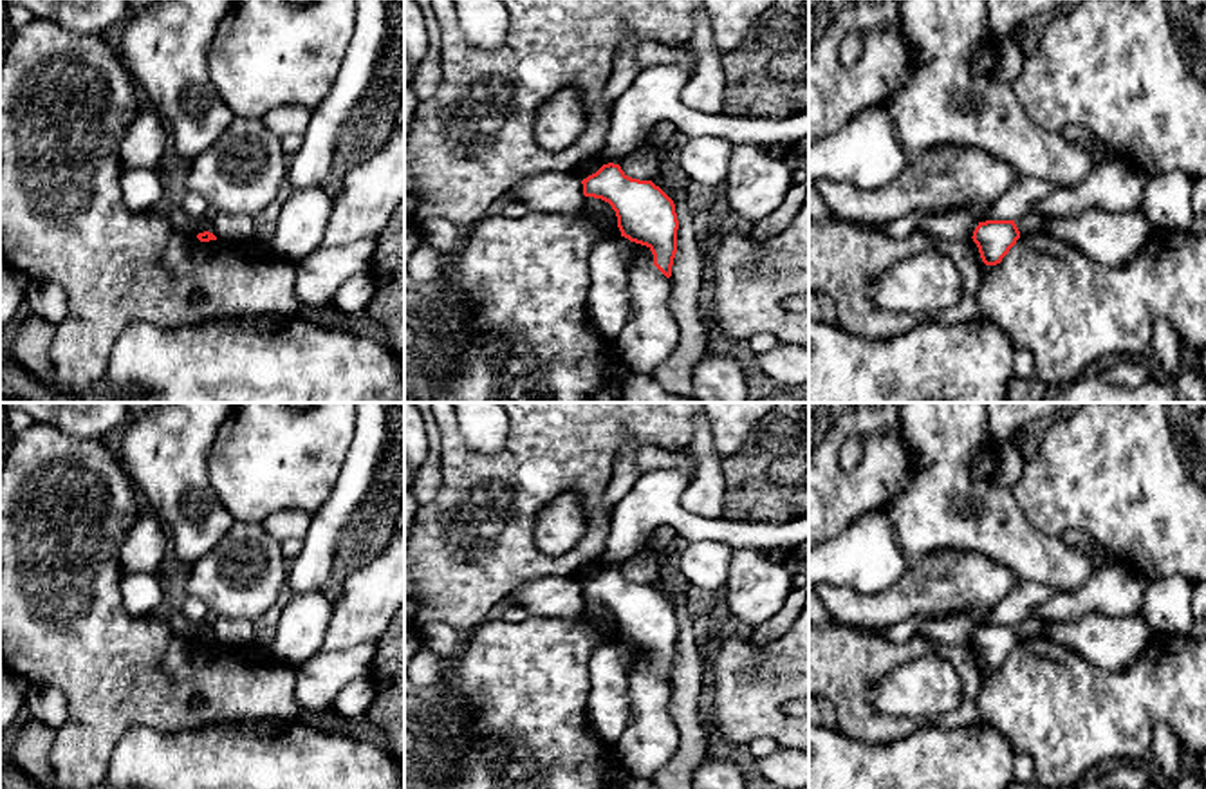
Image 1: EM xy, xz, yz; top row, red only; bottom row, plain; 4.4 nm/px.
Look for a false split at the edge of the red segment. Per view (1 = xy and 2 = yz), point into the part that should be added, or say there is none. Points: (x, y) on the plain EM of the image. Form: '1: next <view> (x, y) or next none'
1: next none
2: next none

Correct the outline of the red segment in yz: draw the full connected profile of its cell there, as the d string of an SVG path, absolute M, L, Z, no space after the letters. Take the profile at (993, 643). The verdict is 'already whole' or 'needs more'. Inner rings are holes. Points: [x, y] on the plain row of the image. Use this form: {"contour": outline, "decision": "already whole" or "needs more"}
{"contour": "M986 625L979 627L973 636L973 646L979 652L986 670L997 670L1020 643L1015 625Z", "decision": "already whole"}

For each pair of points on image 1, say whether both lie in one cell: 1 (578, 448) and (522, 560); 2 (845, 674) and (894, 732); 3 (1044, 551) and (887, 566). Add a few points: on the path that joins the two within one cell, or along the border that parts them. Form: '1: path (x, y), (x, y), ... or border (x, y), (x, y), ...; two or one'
1: path (551, 475), (520, 506), (520, 533); one
2: path (847, 690), (849, 697), (878, 726); one
3: border (889, 520), (898, 546), (909, 558); two

